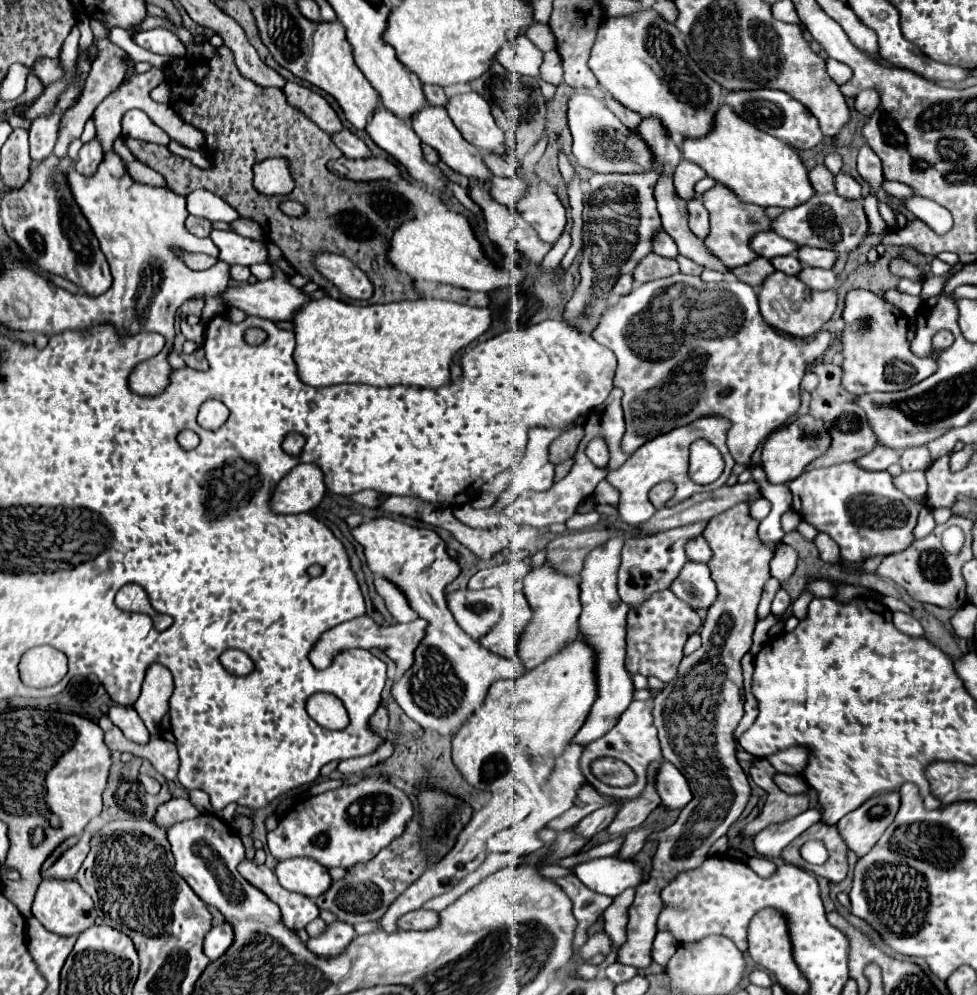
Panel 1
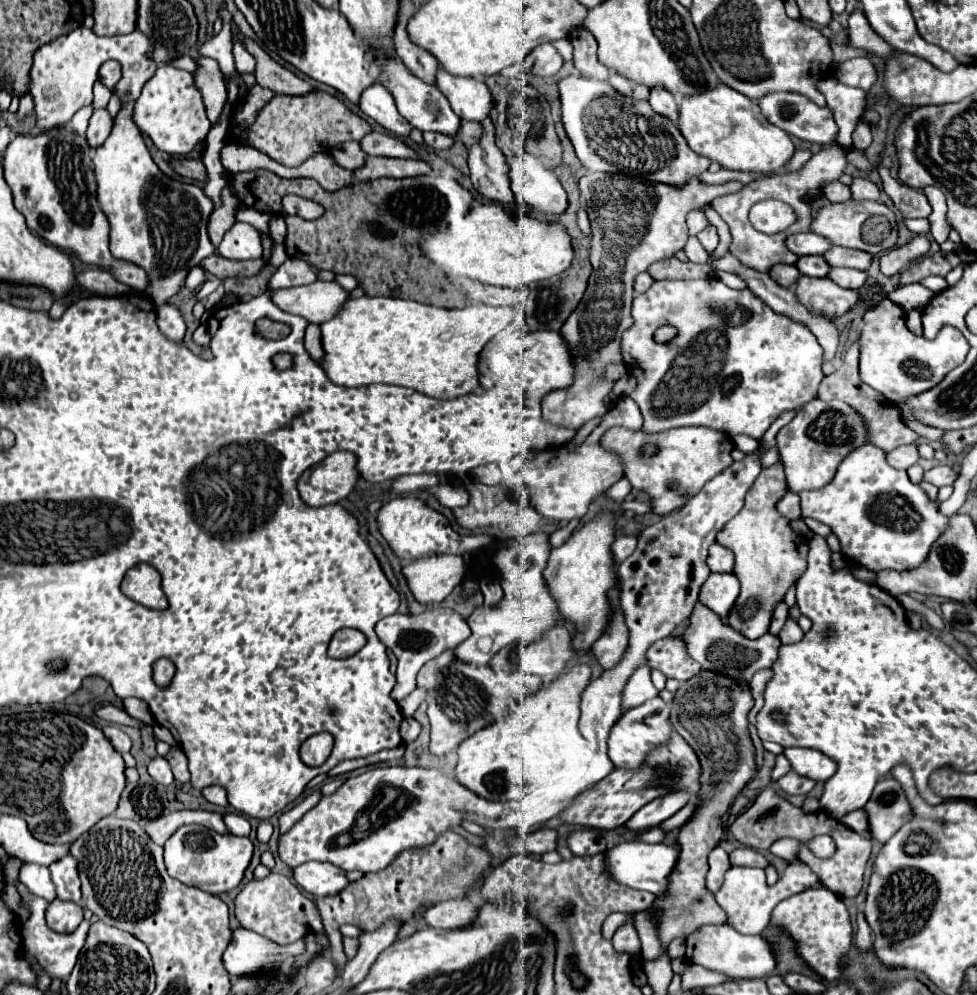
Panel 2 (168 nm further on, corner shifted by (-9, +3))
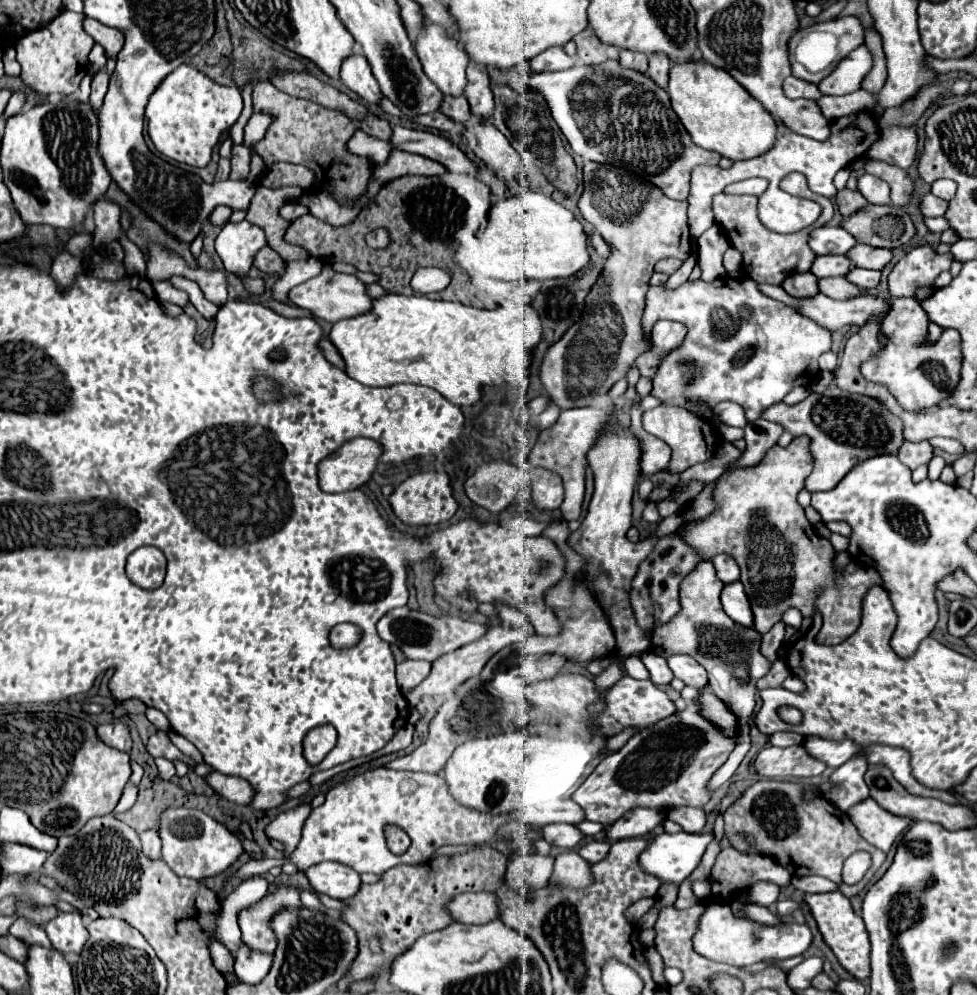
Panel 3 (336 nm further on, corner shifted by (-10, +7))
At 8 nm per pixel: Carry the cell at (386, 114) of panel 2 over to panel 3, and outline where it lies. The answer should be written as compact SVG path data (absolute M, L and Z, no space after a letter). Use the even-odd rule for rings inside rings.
M354 52L350 54L344 62L342 62L342 68L340 68L340 80L352 90L356 92L362 100L366 100L368 104L378 104L380 98L382 98L382 92L378 88L378 82L374 80L372 72L370 72L370 64L368 60Z

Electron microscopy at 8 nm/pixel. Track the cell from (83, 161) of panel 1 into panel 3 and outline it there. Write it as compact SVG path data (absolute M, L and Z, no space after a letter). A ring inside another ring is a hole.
M106 68L98 70L94 76L92 76L92 94L90 94L90 104L94 110L98 110L102 106L102 100L106 96L106 90L108 90L108 72Z

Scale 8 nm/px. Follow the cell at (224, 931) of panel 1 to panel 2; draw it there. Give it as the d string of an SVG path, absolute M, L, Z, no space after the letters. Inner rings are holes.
M235 928L233 930L233 940L229 942L229 946L223 952L223 964L227 968L227 972L231 976L241 976L241 974L253 974L259 970L271 970L277 968L285 958L289 956L297 956L305 951L305 943L303 938L295 941L295 944L289 946L279 946L271 940L265 940L263 936L259 936L257 932L249 932L247 928Z

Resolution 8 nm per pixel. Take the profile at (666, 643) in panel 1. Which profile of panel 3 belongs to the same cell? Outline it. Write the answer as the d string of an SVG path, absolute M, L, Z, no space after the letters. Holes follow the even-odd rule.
M678 654L678 656L670 656L668 658L668 666L672 668L674 676L680 678L686 686L694 686L694 688L704 688L708 684L708 676L706 670L690 656Z

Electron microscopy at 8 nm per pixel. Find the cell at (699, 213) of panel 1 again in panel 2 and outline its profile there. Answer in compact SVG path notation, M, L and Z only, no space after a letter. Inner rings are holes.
M709 224L703 232L699 232L697 238L699 238L699 242L703 244L703 248L707 252L713 252L717 248L717 244L719 244L719 234L717 234L717 228L713 224Z

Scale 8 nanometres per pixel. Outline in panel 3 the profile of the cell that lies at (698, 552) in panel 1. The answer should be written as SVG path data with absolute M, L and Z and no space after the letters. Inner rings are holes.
M718 554L718 556L714 556L712 564L714 564L716 572L718 572L718 578L720 578L724 584L732 584L734 580L740 578L740 568L738 568L738 564L736 564L736 560L734 560L732 556L728 556L728 554Z

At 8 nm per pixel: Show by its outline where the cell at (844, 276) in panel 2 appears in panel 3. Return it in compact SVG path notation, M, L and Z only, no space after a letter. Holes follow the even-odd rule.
M852 268L846 278L848 278L850 282L858 284L858 286L864 288L864 290L870 290L870 288L876 288L876 286L878 286L878 282L880 282L880 272L862 270L862 268Z

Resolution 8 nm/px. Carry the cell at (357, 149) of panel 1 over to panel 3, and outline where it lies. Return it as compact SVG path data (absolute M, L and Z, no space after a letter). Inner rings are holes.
M394 126L394 134L390 142L400 150L438 160L442 166L446 166L446 172L454 172L454 174L462 172L470 176L476 176L478 172L476 162L472 162L452 140L444 136L438 136L426 130Z

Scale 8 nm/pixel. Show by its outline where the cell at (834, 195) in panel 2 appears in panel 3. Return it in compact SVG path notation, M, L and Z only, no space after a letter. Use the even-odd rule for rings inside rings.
M846 188L846 190L840 190L838 192L836 204L838 204L840 214L846 218L846 216L852 216L856 210L864 208L868 202L866 202L866 198L860 192L852 192L852 190Z

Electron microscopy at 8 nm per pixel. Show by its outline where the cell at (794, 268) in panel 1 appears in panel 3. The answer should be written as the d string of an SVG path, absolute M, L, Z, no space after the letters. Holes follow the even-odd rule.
M816 256L812 264L812 274L818 278L846 276L850 268L852 268L852 262L846 256Z

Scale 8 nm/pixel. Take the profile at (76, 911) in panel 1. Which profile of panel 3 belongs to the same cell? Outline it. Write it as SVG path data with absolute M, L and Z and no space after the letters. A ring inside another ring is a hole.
M60 912L54 920L50 920L46 924L44 930L46 930L52 946L62 954L68 954L68 952L80 954L88 940L88 930L86 930L80 914Z

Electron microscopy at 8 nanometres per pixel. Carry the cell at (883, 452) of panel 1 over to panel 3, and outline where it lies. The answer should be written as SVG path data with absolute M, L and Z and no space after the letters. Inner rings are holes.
M904 442L898 450L898 458L904 466L910 470L916 470L922 464L928 464L932 460L932 444L930 442Z

